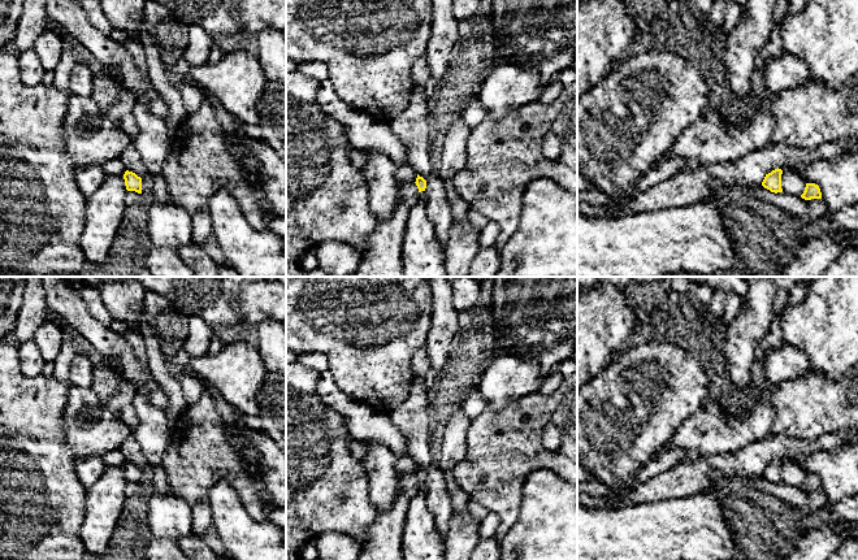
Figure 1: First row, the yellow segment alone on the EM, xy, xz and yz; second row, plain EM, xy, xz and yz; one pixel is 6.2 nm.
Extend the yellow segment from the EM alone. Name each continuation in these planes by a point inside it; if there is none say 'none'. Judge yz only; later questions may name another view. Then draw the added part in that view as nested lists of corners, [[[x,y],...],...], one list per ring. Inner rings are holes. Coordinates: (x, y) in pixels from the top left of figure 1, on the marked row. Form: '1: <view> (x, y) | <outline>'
none

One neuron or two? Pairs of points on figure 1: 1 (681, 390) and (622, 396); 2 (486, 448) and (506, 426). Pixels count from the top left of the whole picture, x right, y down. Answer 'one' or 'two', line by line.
1: one
2: one

